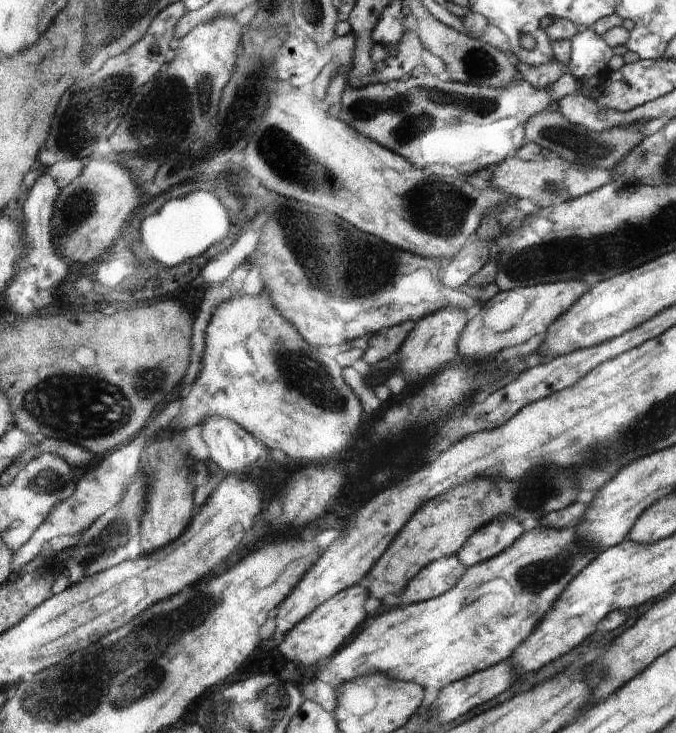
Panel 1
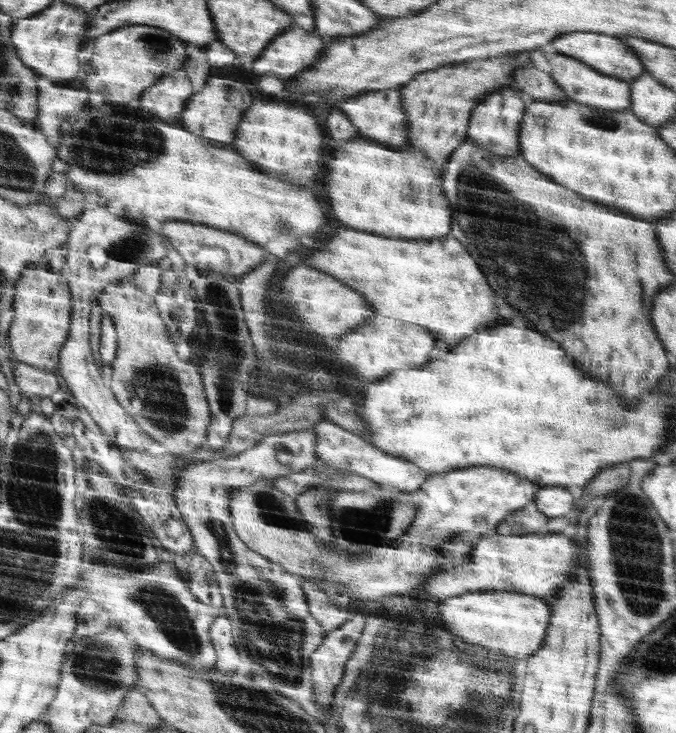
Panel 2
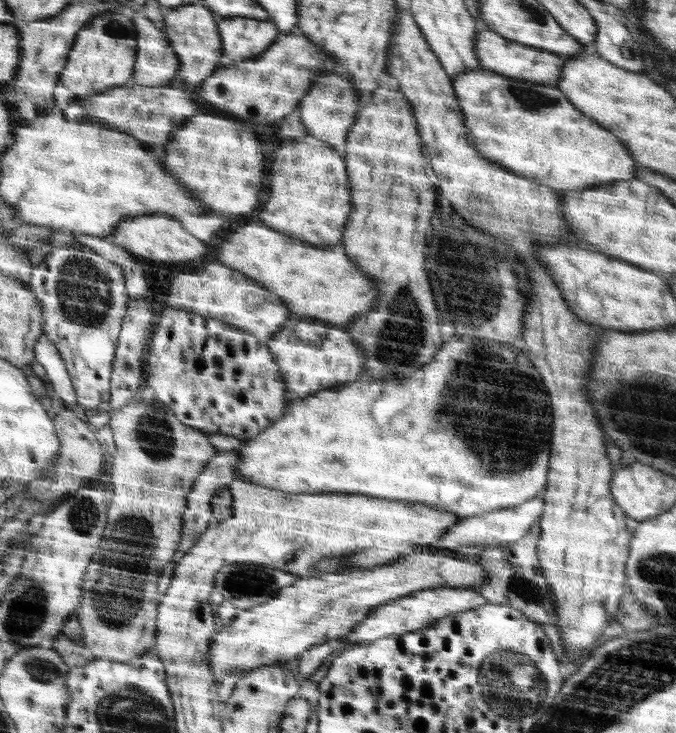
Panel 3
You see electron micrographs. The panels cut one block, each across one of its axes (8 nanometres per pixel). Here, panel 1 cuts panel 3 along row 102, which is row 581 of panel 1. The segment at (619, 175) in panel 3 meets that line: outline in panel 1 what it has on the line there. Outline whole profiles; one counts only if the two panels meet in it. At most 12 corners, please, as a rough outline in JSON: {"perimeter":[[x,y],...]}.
{"perimeter":[[538,523],[316,673],[444,689],[511,655],[601,554]]}

